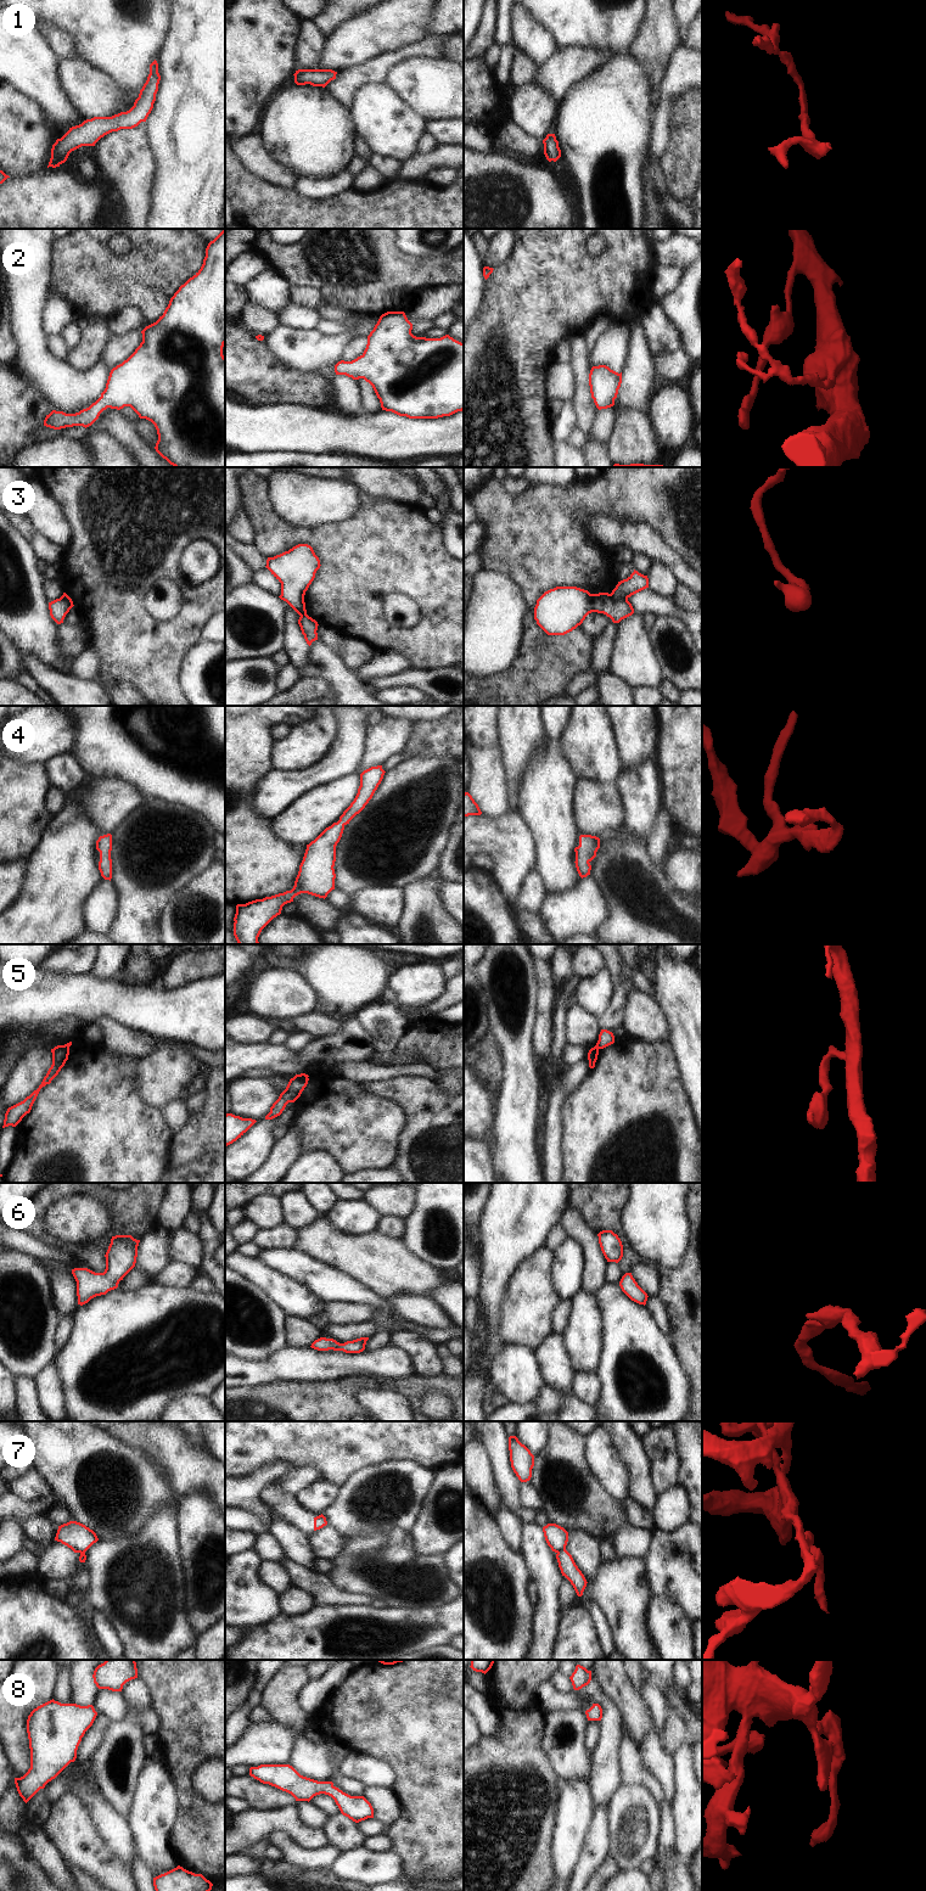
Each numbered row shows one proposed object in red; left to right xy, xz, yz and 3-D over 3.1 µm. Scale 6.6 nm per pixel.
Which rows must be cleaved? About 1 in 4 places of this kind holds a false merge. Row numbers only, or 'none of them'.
3, 5, 7

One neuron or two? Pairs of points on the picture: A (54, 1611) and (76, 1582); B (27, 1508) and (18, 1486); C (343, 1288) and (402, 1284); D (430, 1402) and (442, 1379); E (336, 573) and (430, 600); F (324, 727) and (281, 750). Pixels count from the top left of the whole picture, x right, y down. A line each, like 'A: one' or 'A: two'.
A: two
B: two
C: two
D: two
E: one
F: one

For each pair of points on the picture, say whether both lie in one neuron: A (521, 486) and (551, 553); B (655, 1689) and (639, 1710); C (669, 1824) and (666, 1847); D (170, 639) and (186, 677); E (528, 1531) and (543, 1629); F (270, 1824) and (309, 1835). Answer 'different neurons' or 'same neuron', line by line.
A: different neurons
B: different neurons
C: same neuron
D: different neurons
E: same neuron
F: same neuron

